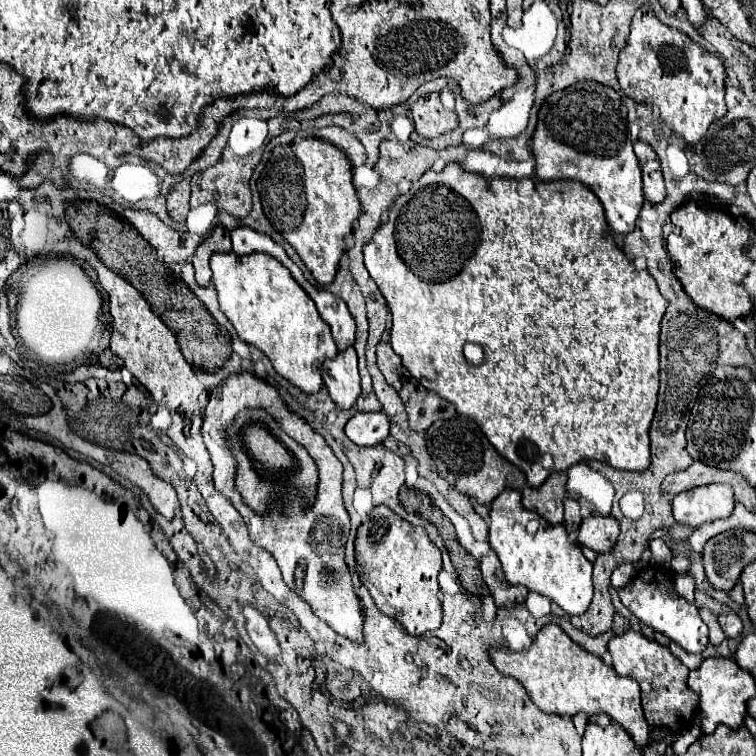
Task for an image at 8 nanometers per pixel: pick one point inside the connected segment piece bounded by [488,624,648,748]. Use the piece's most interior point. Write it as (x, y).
(562, 678)

